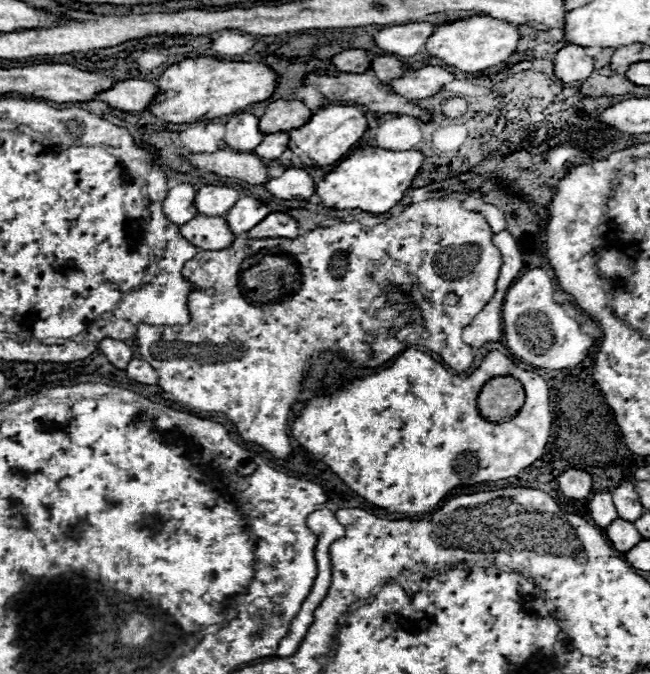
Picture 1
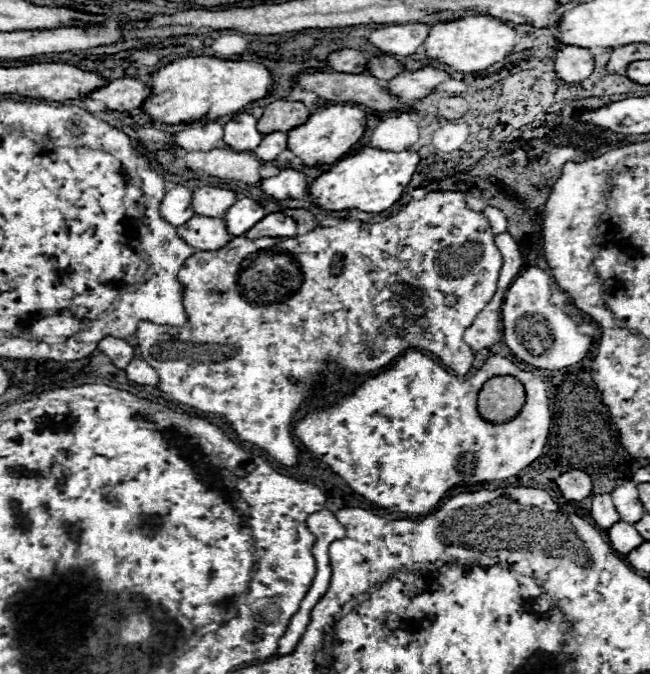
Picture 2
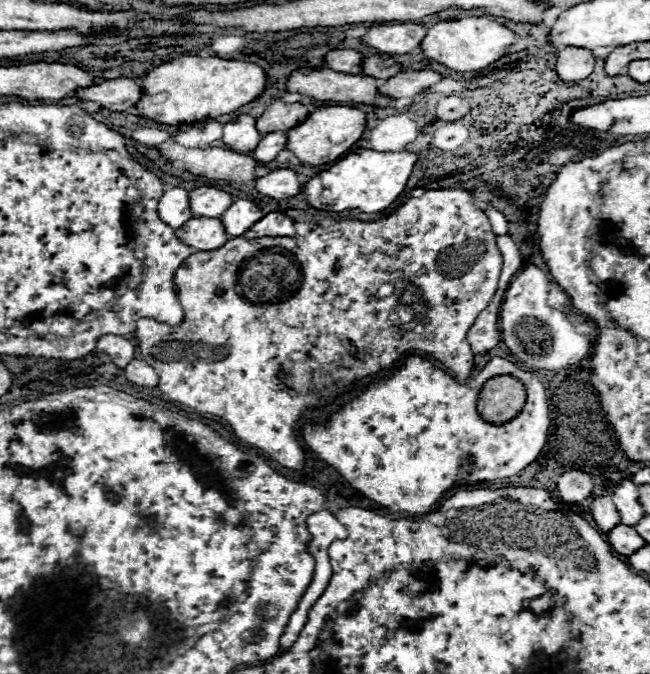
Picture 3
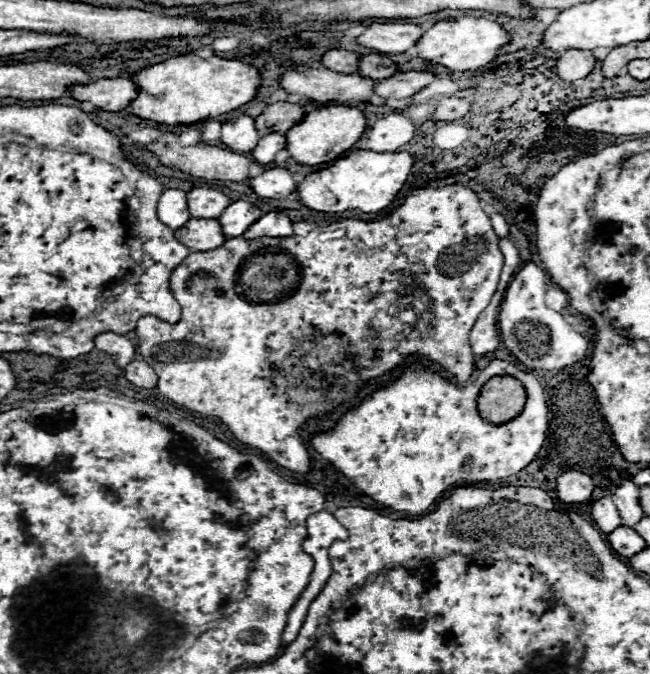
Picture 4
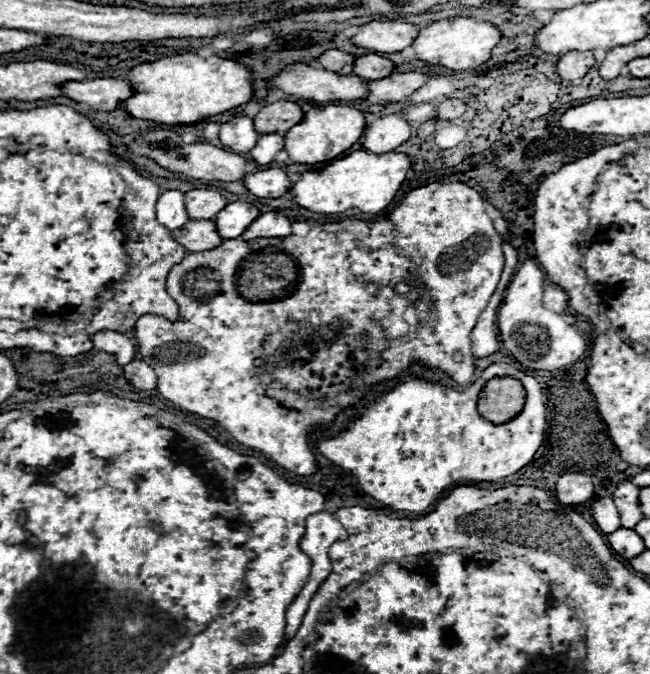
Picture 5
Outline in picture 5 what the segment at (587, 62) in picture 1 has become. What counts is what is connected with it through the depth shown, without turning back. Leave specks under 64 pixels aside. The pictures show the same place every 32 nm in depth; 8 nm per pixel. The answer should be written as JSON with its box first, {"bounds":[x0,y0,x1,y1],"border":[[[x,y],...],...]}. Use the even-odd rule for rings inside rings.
{"bounds":[556,50,594,80],"border":[[[586,50],[586,52],[568,52],[564,56],[560,56],[556,68],[558,68],[558,74],[564,78],[564,80],[576,80],[576,78],[582,78],[590,68],[594,66],[594,54],[592,50]]]}

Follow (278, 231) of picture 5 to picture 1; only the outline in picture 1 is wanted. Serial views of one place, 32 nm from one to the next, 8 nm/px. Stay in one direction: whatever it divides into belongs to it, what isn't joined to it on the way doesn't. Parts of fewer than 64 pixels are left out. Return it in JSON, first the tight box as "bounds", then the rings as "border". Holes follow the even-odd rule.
{"bounds":[248,212,298,238],"border":[[[284,212],[268,214],[254,230],[248,230],[248,238],[296,238],[298,236],[298,222]]]}

